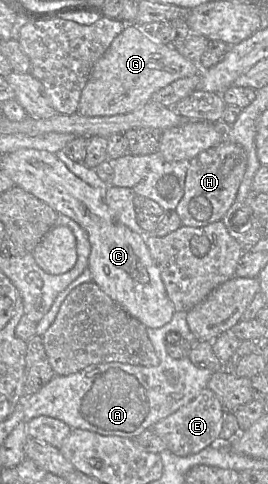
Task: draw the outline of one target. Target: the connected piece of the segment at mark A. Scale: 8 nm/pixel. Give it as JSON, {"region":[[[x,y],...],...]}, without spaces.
{"region":[[[175,311],[170,322],[160,328],[146,328],[149,340],[159,358],[157,366],[141,366],[108,362],[90,365],[76,373],[69,375],[54,375],[54,377],[40,390],[29,397],[19,399],[23,404],[24,420],[29,421],[38,416],[49,416],[65,422],[71,429],[83,429],[103,436],[120,436],[135,438],[146,429],[176,412],[188,404],[207,387],[213,372],[206,368],[195,366],[187,355],[174,359],[167,354],[165,336],[168,332],[175,332],[181,336],[190,331],[186,321],[187,312]]]}

